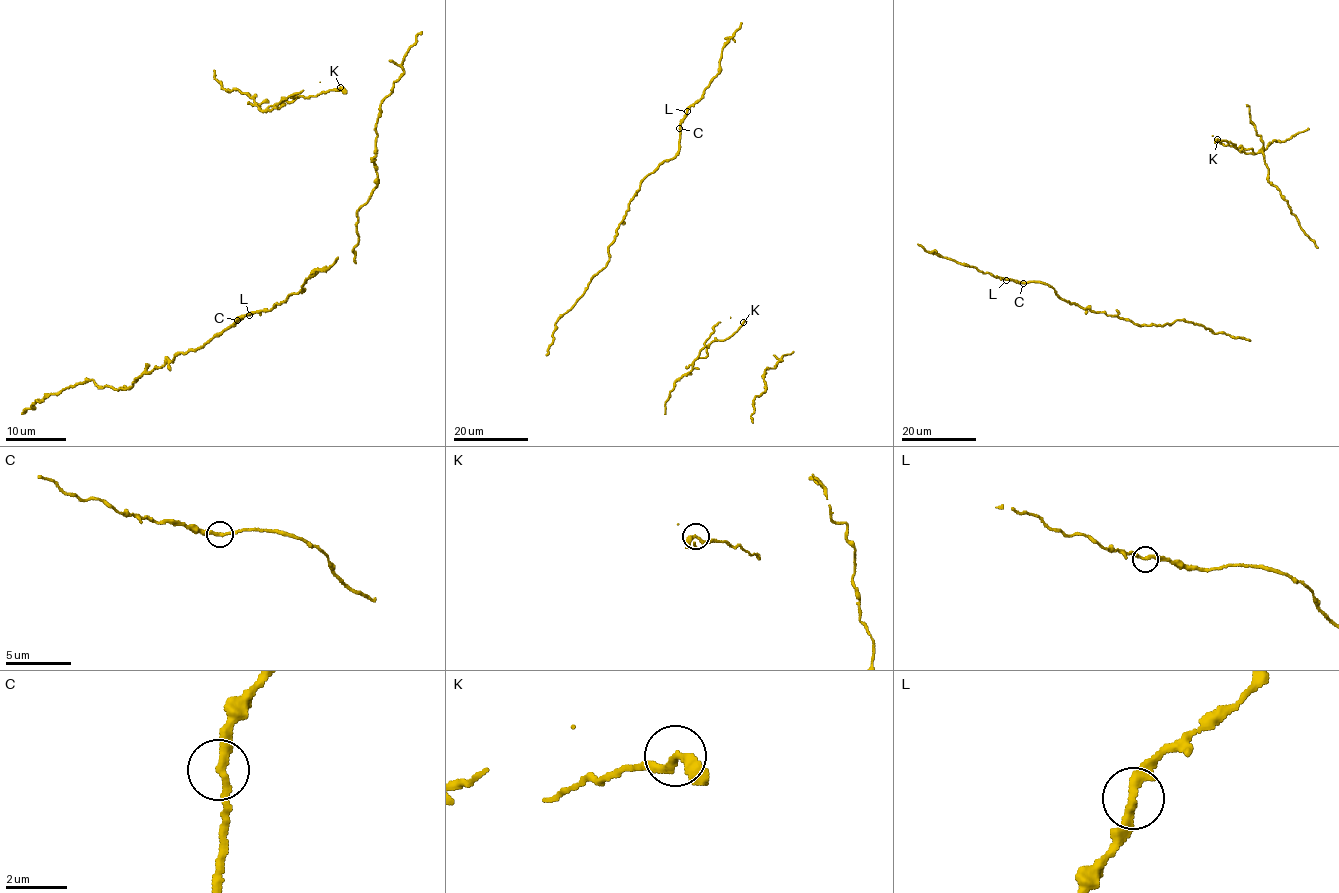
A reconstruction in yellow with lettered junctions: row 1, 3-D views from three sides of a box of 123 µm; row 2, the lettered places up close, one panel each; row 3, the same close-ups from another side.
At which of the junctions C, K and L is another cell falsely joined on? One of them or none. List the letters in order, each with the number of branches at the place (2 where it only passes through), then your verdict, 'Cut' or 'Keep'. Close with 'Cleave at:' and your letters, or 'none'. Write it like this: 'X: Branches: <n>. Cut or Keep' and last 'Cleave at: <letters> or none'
C: Branches: 2. Keep
K: Branches: 2. Keep
L: Branches: 2. Cut
Cleave at: L

